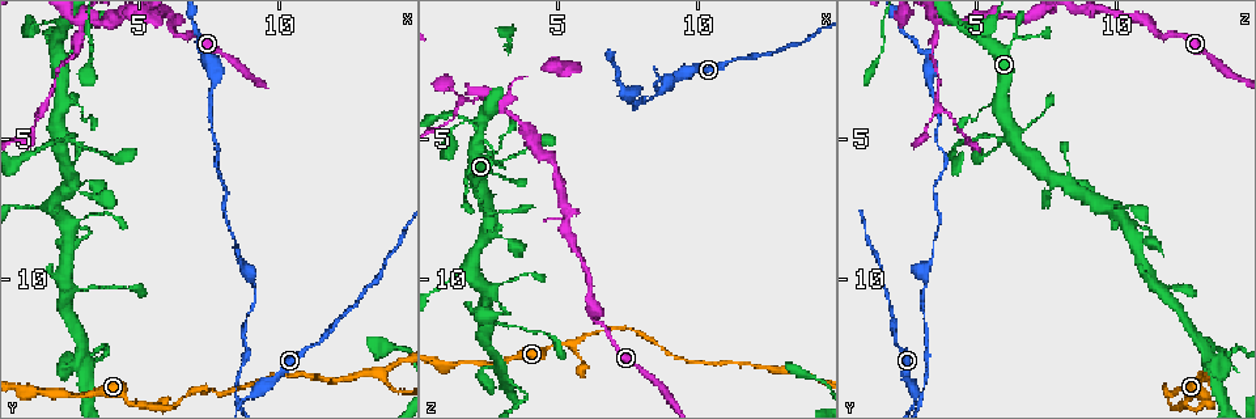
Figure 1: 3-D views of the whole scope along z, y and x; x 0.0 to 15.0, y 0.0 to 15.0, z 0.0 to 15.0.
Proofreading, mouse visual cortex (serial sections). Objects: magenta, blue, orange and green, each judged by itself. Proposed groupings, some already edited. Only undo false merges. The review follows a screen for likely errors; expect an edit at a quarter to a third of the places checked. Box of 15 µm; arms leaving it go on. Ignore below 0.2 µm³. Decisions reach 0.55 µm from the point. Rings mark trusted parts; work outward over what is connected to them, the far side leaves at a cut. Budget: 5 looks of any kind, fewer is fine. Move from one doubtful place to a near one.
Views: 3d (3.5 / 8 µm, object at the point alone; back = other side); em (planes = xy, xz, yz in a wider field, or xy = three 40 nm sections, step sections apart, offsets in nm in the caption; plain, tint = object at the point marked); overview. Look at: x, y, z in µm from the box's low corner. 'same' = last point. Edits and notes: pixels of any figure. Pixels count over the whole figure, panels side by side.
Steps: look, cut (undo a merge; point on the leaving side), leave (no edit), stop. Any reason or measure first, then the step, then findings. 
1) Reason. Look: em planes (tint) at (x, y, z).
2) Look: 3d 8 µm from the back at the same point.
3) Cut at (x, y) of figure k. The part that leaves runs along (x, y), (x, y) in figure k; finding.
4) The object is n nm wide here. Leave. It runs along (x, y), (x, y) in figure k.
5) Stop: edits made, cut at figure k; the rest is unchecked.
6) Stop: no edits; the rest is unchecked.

Look: 3d 3.5 µm at (2.1, 4.8, 6.3).

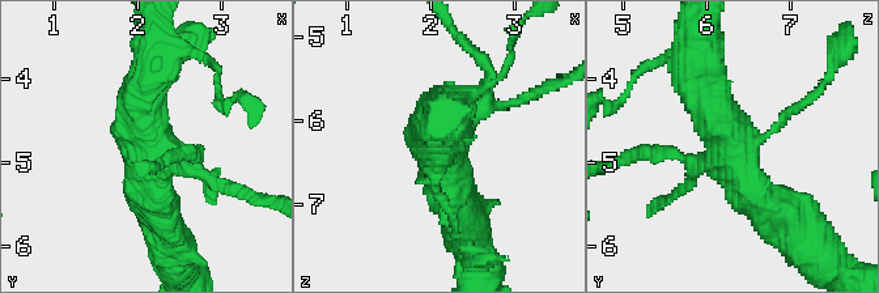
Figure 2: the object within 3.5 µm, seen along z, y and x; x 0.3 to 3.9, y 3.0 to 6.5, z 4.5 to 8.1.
Look: em xy step 3 (tint) at (2.05, 4.80, 6.30).

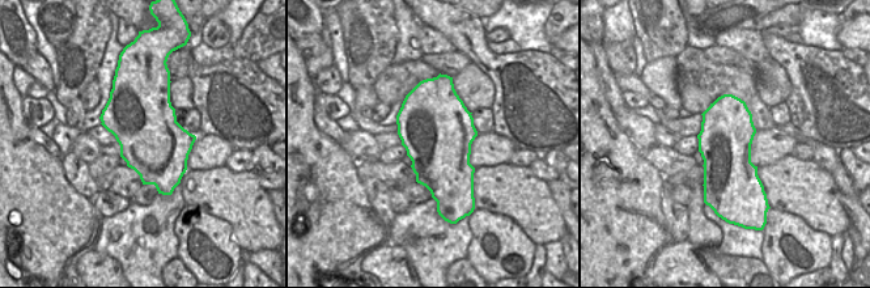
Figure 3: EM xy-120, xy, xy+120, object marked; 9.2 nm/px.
Look: em xy step 2 (tint) at the same point.

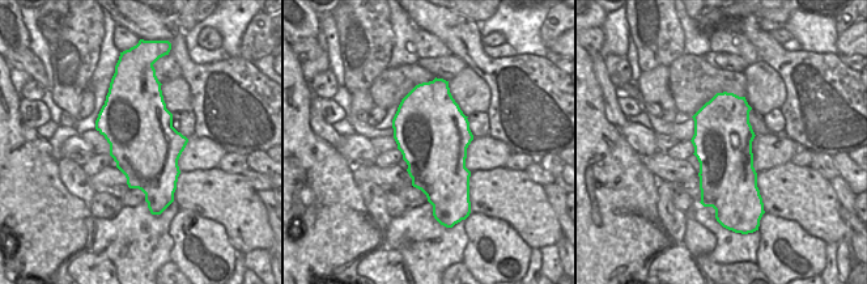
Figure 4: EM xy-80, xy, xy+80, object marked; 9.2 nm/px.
The object is 700 nm wide here. Leave. It runs along (699, 72), (742, 177), (782, 212) in figure 2; all the same cell.

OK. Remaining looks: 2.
Four or more arms meet. Look: 3d 3.5 µm at (3.0, 12.5, 13.2).

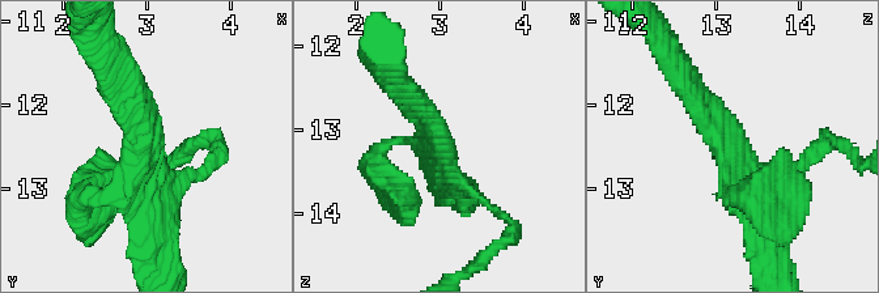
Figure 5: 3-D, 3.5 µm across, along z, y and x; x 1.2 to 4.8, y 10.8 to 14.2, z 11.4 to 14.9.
4 arms meet here; the arms are 150, 200, 250, 250 nm wide. Look: em xy step 3 (tint) at (2.95, 12.45, 13.20).

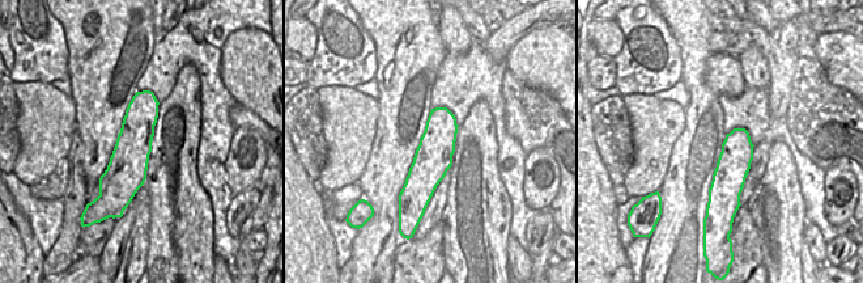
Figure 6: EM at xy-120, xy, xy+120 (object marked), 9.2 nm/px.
The object is 340 nm wide here. Leave. It runs along (680, 73), (737, 151), (760, 219) in figure 5; continuous, no second cell.

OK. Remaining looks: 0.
Stop: no edits; the rest is unchecked.

